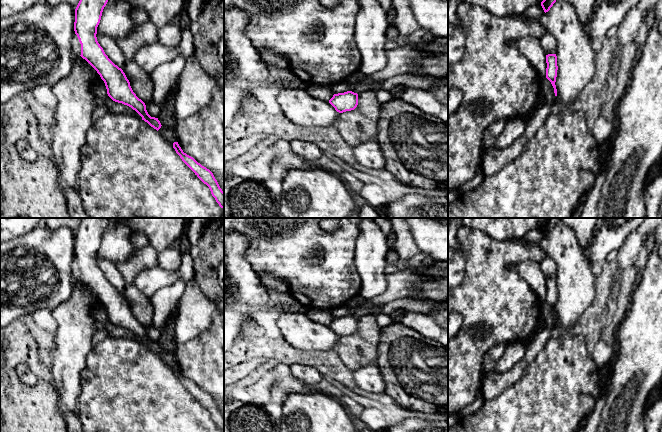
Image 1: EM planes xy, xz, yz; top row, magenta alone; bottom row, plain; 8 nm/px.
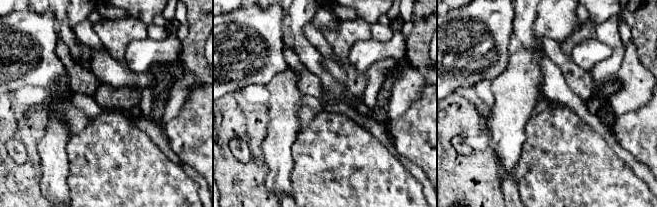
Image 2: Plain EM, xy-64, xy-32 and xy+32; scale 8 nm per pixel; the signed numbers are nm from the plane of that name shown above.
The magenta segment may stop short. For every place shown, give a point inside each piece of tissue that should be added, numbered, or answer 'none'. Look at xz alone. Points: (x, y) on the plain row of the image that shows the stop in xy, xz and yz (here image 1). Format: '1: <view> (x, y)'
none

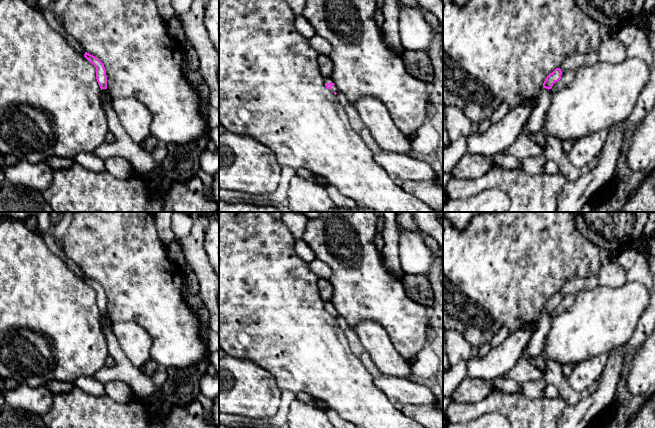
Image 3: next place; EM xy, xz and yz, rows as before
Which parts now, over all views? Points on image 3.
1: yz (523, 371)

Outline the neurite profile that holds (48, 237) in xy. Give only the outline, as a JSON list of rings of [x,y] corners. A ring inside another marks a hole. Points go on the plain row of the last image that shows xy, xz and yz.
[[[52,227],[45,233],[41,233],[39,228],[37,228],[37,230],[35,231],[35,234],[40,236],[44,240],[44,242],[49,247],[49,249],[54,254],[56,254],[76,276],[84,280],[85,274],[82,272],[79,266],[75,262],[70,260],[66,256],[64,249],[61,249],[59,245],[56,243],[55,238],[53,236],[53,232],[52,232]]]

